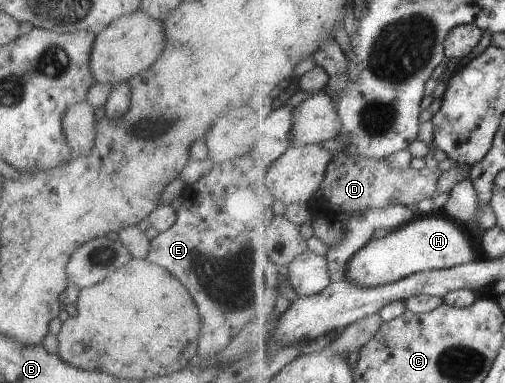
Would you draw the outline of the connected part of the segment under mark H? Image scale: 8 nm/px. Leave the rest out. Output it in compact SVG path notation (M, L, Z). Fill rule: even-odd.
M444 213L443 215L427 215L421 219L415 218L411 223L400 226L395 230L389 231L382 238L373 239L367 246L355 255L349 265L347 265L346 279L359 285L359 287L381 287L395 283L400 279L405 279L414 273L427 270L440 270L452 268L461 264L483 258L480 243L476 241L472 231L464 224L460 224L456 219Z

